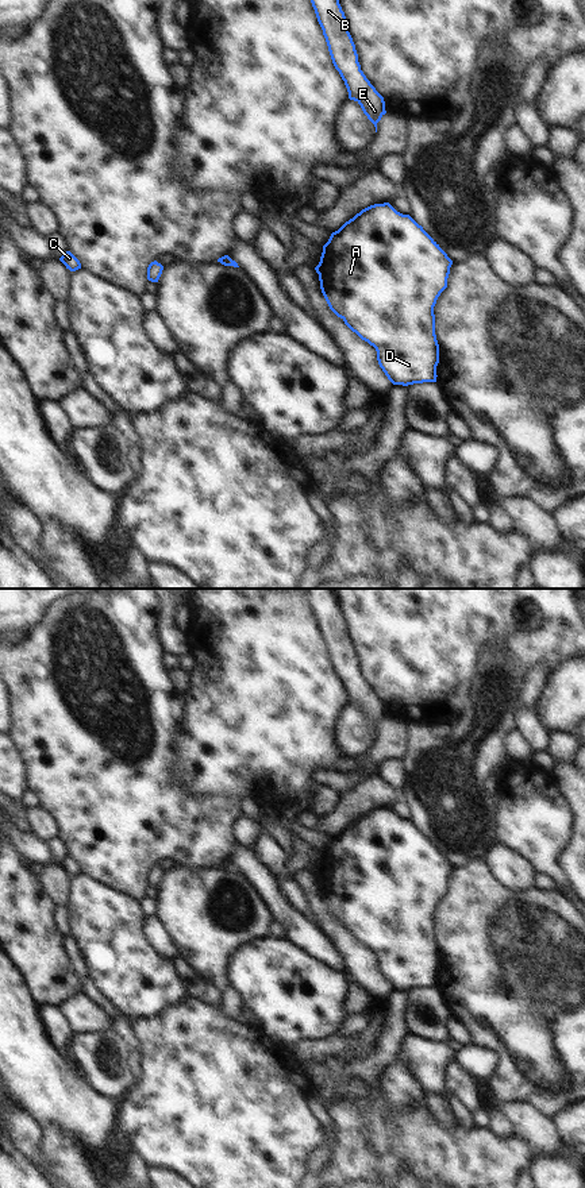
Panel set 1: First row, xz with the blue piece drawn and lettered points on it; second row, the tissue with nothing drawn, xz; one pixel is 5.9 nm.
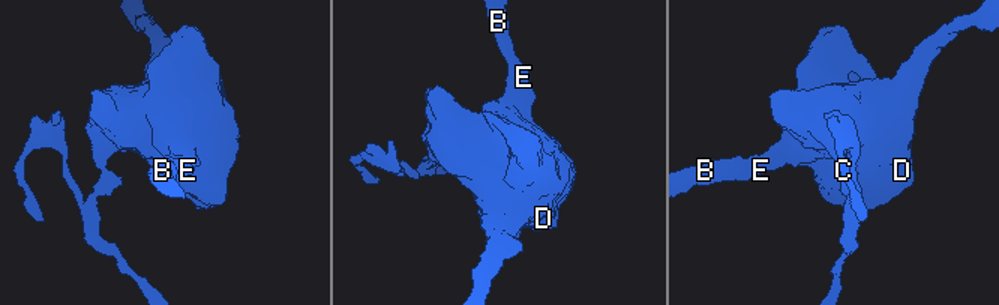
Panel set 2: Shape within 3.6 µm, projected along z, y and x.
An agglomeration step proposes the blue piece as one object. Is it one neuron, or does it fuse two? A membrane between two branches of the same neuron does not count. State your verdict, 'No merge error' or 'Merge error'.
Merge error.

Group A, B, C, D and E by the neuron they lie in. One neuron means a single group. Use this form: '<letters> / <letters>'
A B D E / C

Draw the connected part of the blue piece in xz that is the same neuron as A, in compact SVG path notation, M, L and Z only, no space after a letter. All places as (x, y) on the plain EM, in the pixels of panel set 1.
M384 807L362 814L332 837L315 875L330 914L376 953L378 969L393 990L408 991L436 987L434 911L447 892L451 869L422 830Z

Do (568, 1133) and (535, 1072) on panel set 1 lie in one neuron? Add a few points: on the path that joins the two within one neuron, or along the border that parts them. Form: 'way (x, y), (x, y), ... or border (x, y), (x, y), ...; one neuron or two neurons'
border (570, 1104), (551, 1118); two neurons

